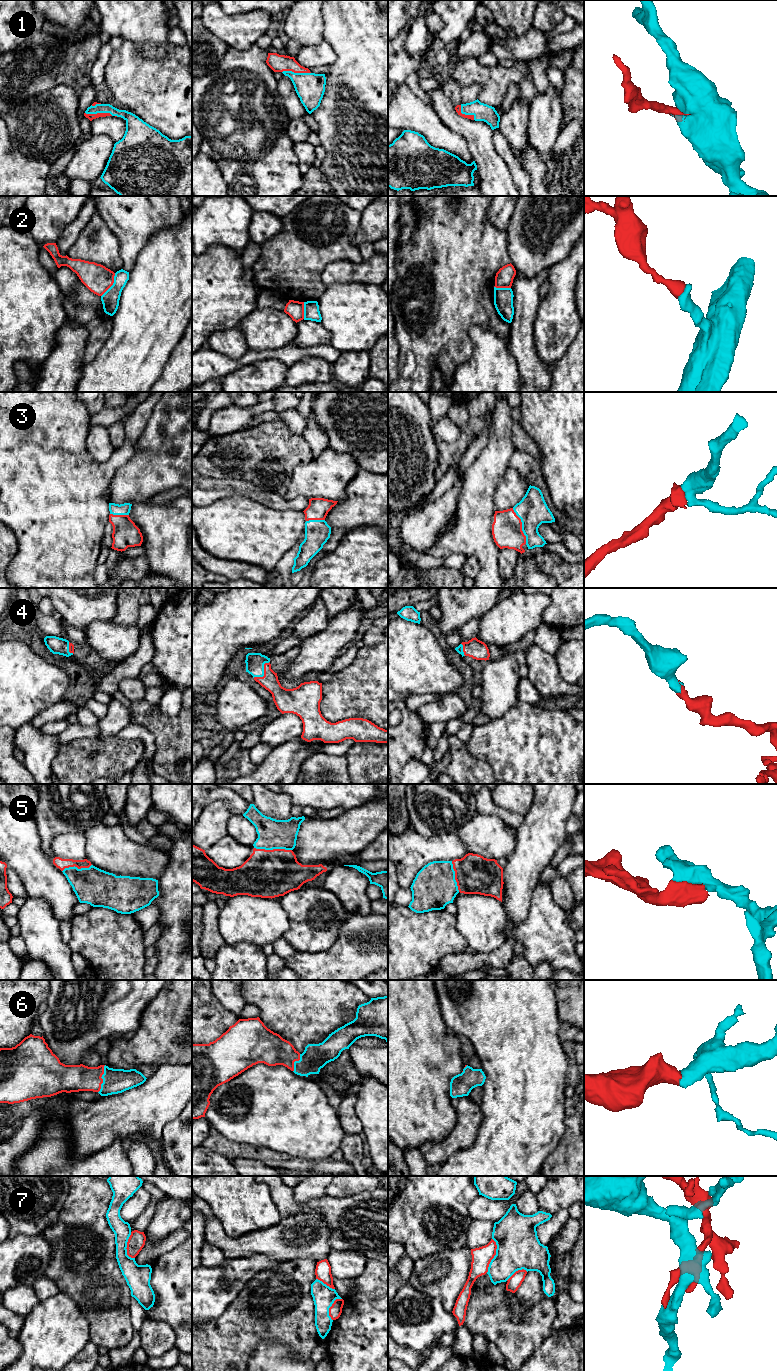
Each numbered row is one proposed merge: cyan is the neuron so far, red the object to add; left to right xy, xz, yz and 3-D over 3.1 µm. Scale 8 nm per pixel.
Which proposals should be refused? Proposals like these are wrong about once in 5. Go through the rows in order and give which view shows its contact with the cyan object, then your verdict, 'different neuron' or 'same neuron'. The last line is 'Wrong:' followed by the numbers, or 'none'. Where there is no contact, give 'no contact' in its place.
1: xz | same neuron
2: xy | different neuron
3: yz | same neuron
4: xz | same neuron
5: xz | same neuron
6: xy | same neuron
7: yz | different neuron
Wrong: 2, 7

